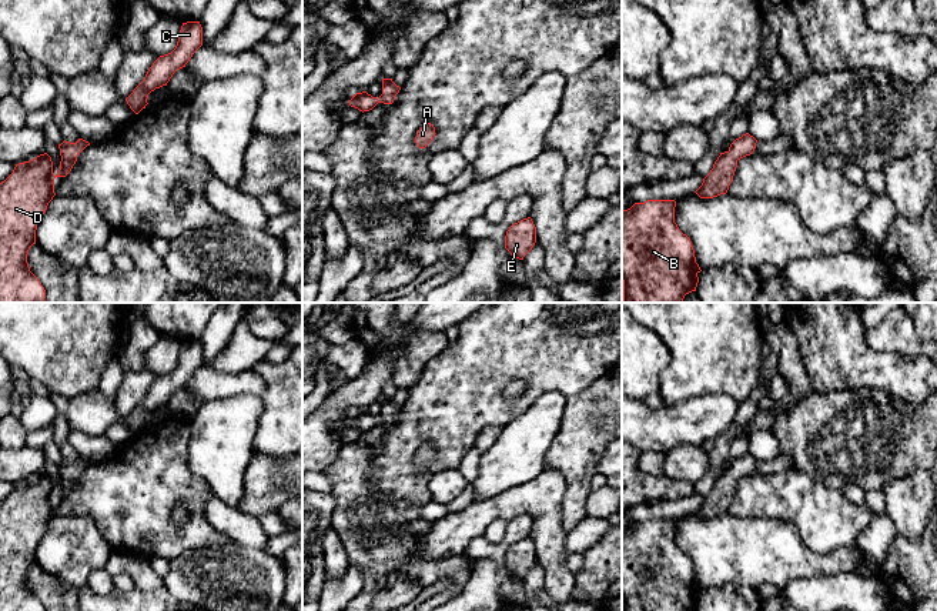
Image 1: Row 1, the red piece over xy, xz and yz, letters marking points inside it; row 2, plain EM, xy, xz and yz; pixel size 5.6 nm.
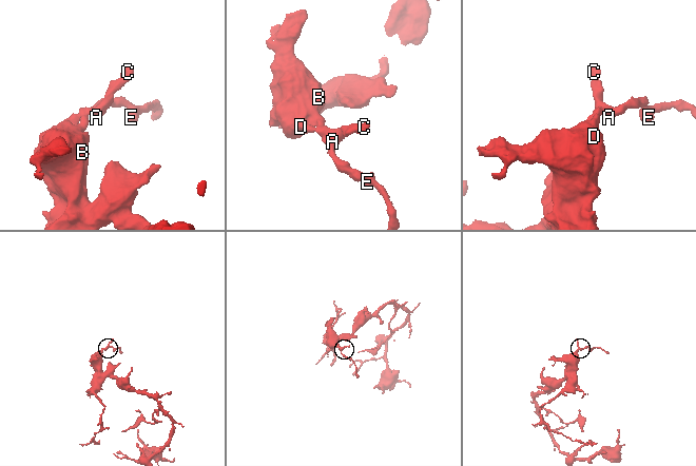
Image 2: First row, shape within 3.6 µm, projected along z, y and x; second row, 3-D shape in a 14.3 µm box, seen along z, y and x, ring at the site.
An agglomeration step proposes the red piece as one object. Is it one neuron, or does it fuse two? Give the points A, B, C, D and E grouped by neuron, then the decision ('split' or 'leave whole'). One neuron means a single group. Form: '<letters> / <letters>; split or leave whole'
A B C D E; leave whole

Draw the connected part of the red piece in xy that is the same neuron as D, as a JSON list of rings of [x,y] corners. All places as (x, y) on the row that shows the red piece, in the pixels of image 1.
[[[78,138],[76,143],[63,141],[60,148],[60,170],[53,174],[51,157],[44,153],[36,158],[16,164],[13,173],[0,183],[0,303],[43,303],[46,290],[30,271],[27,254],[36,244],[36,230],[48,203],[56,196],[54,178],[66,177],[77,161],[77,156],[90,146]]]

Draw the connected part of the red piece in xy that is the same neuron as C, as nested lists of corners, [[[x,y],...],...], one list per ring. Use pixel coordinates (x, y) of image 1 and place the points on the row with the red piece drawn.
[[[200,21],[183,23],[175,49],[160,56],[148,69],[144,80],[126,99],[130,108],[138,114],[145,108],[148,94],[167,86],[173,74],[185,67],[193,54],[203,46],[203,27]]]

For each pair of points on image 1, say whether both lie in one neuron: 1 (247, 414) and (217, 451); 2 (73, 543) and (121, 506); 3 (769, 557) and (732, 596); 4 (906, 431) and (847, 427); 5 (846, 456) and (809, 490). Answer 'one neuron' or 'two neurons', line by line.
1: one neuron
2: two neurons
3: two neurons
4: one neuron
5: two neurons

